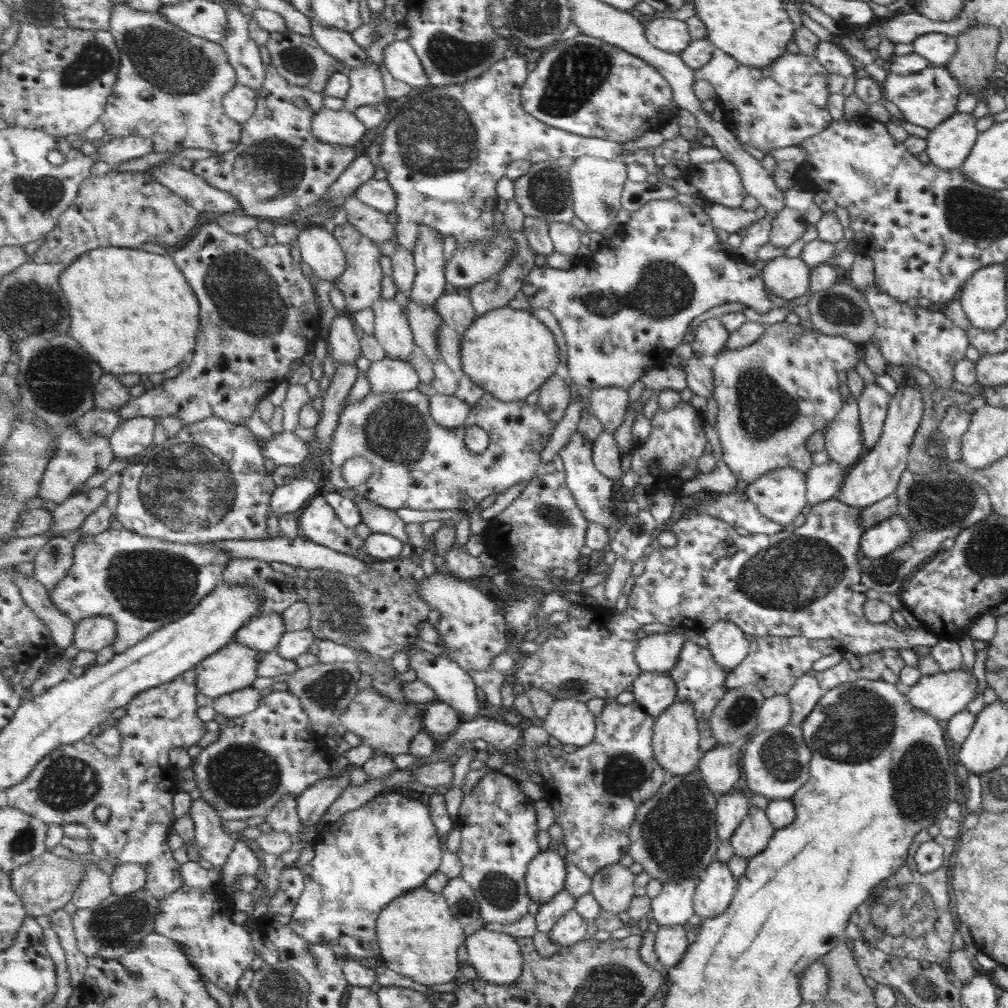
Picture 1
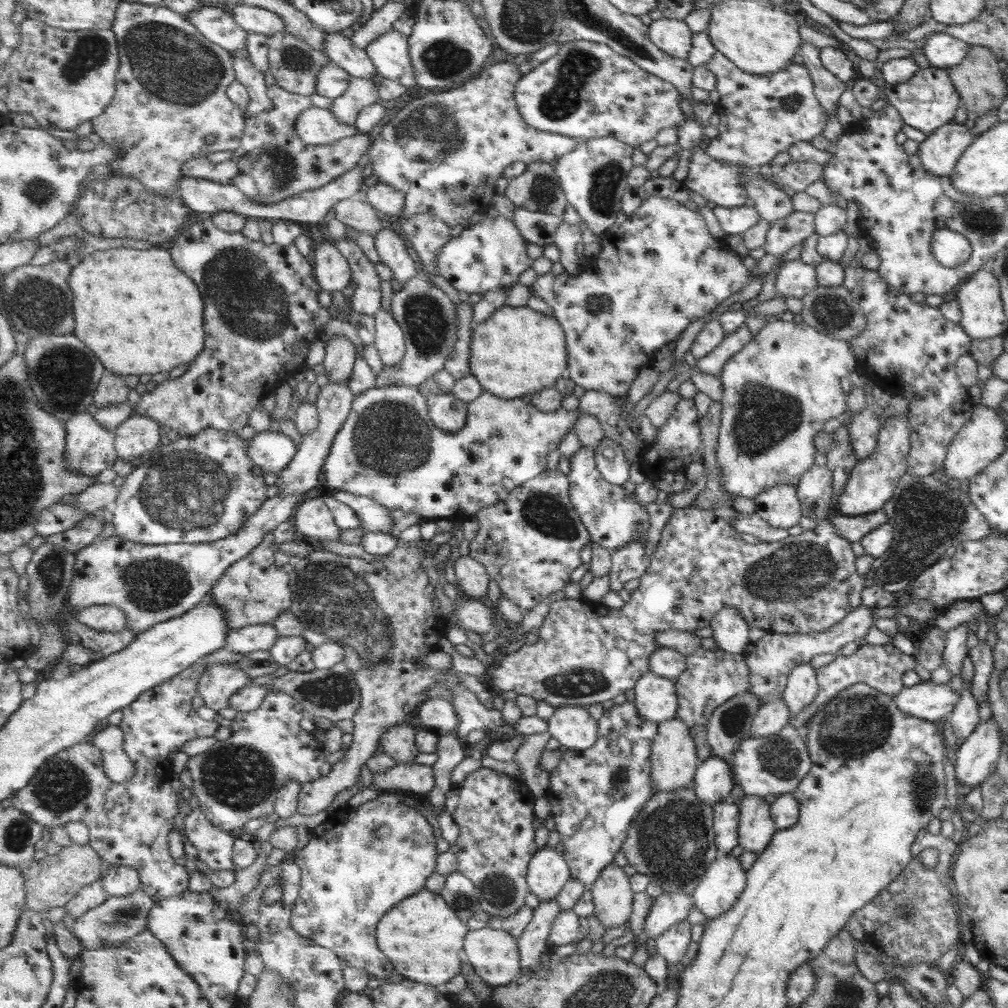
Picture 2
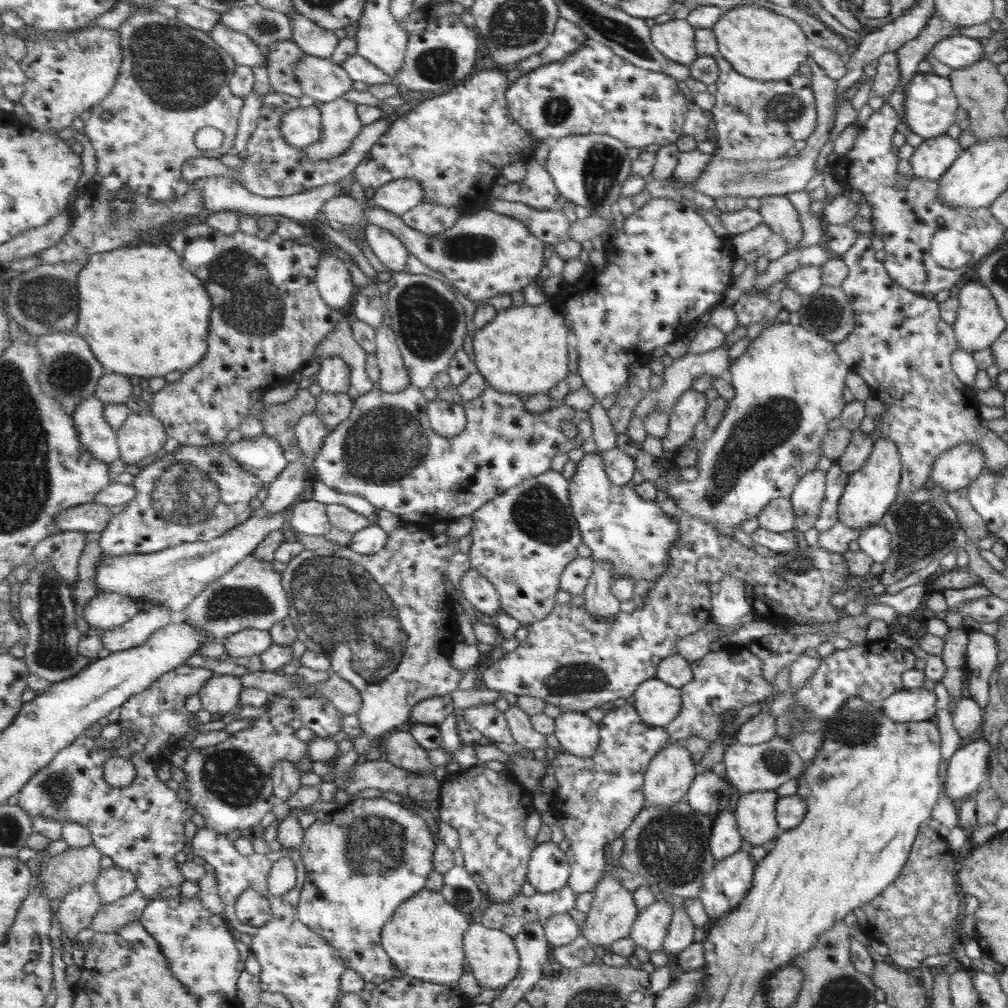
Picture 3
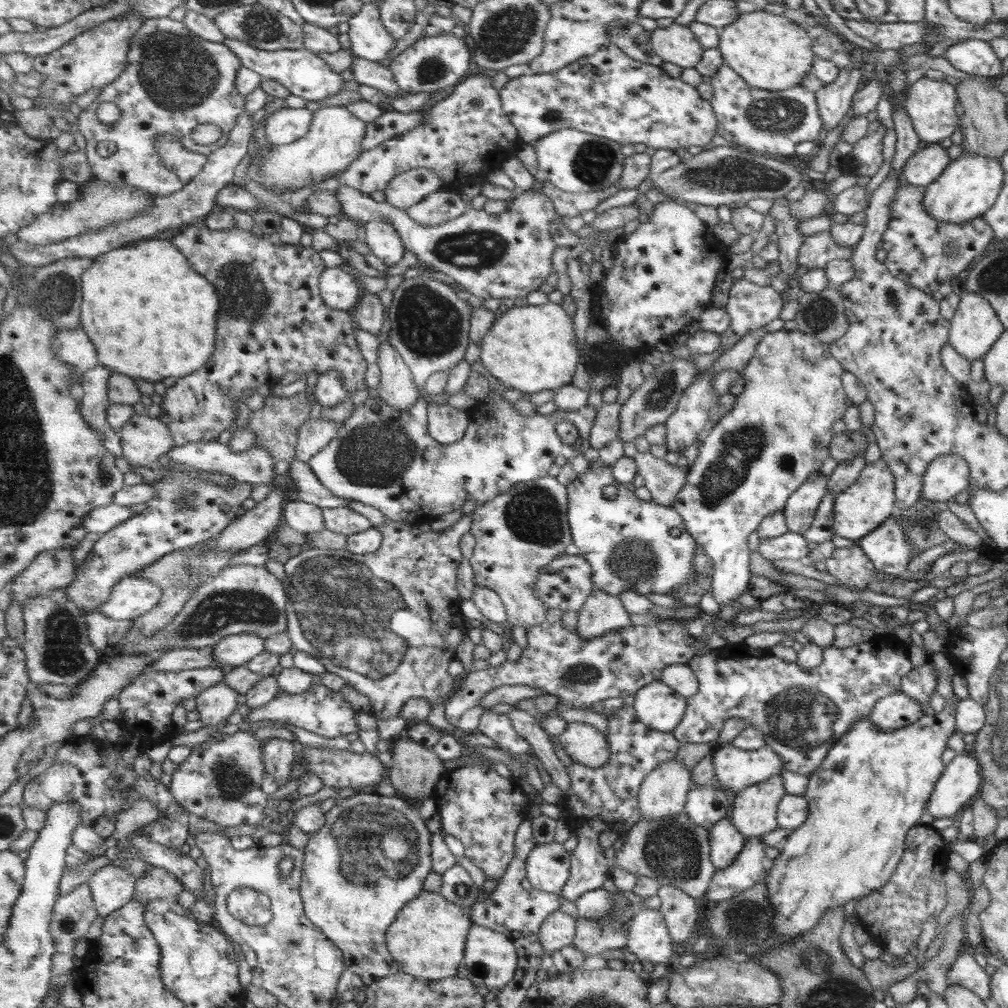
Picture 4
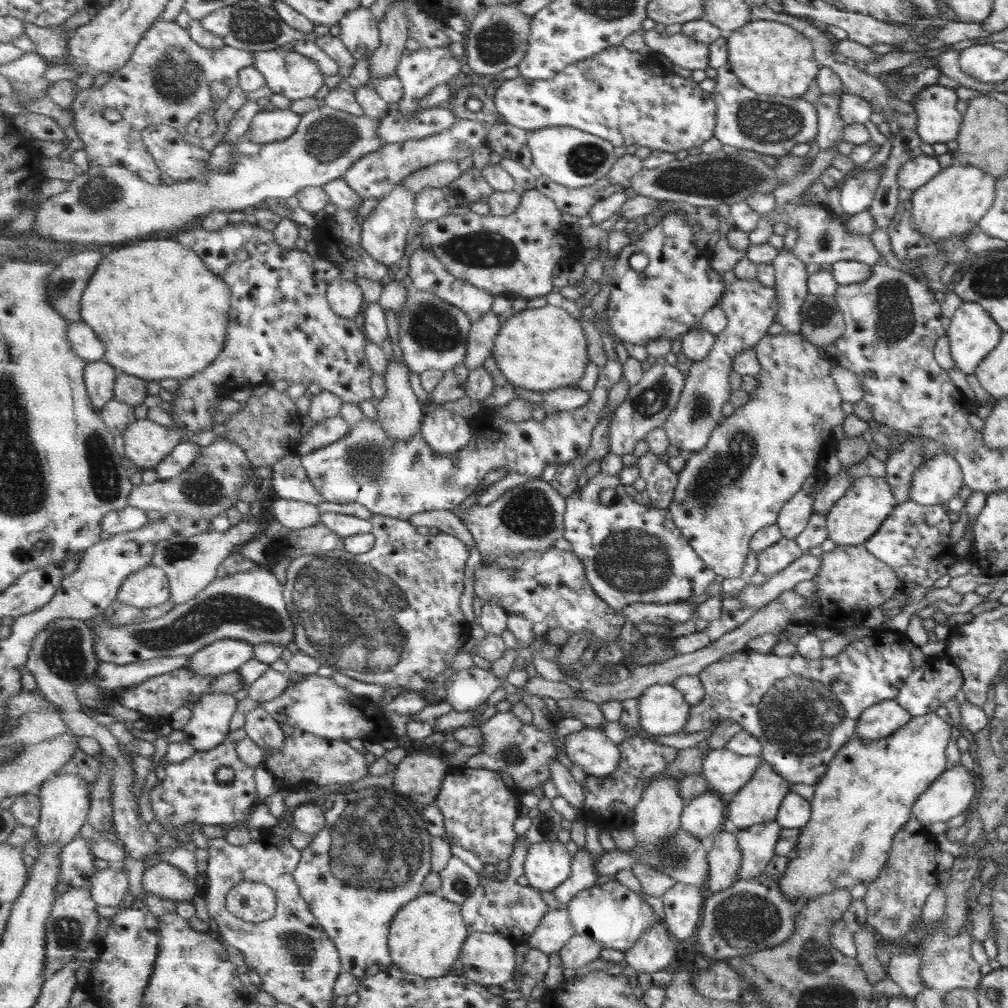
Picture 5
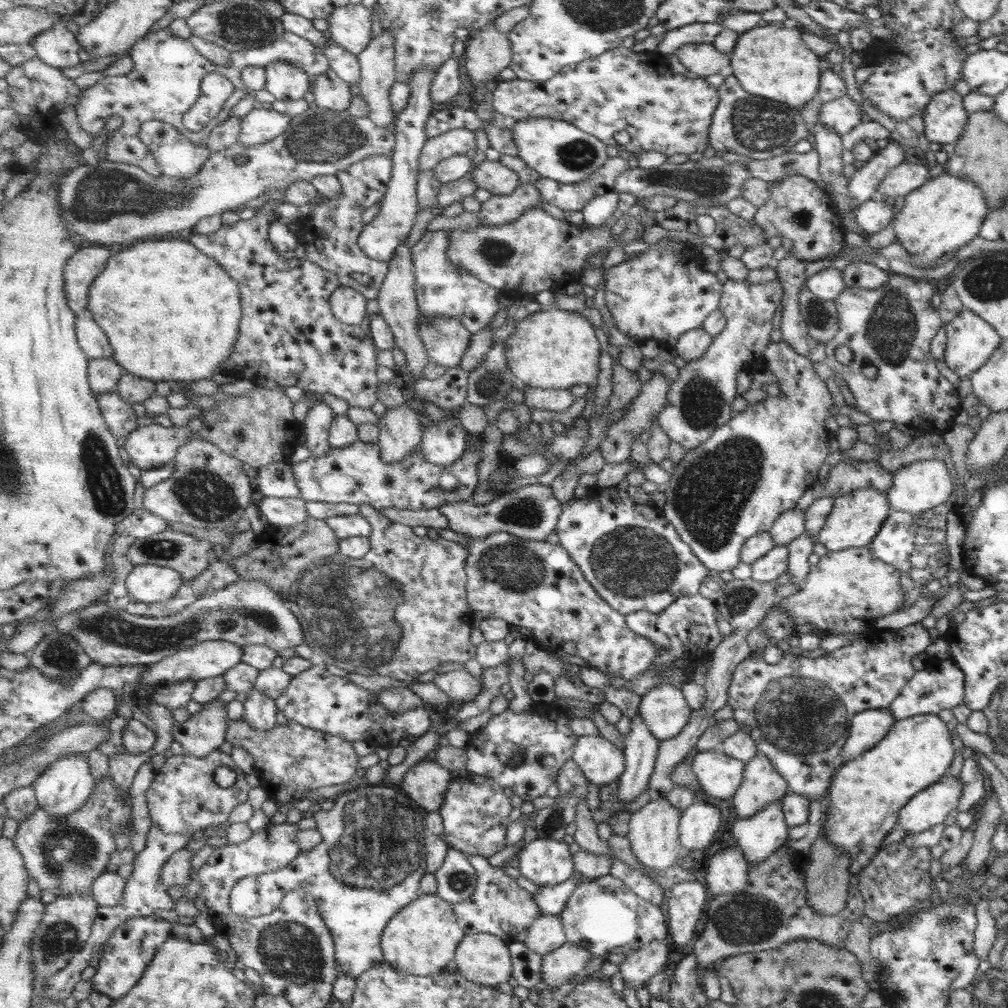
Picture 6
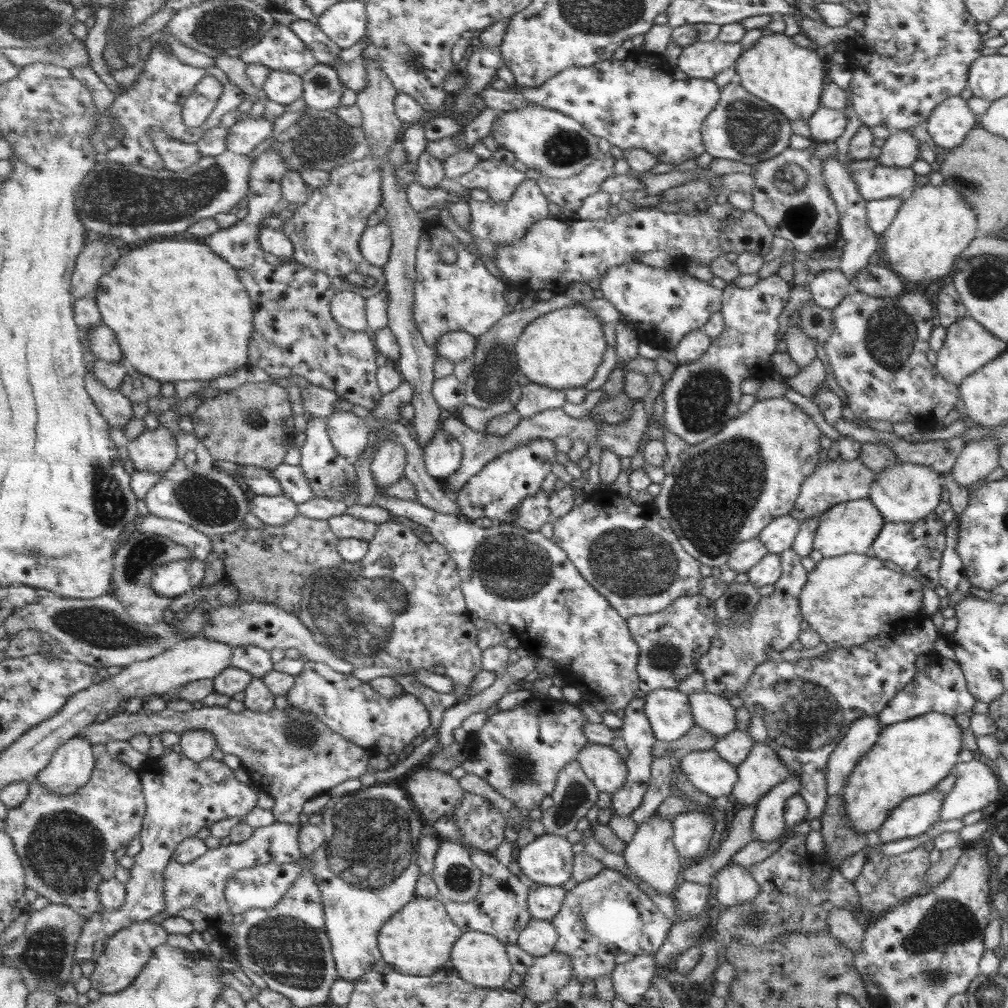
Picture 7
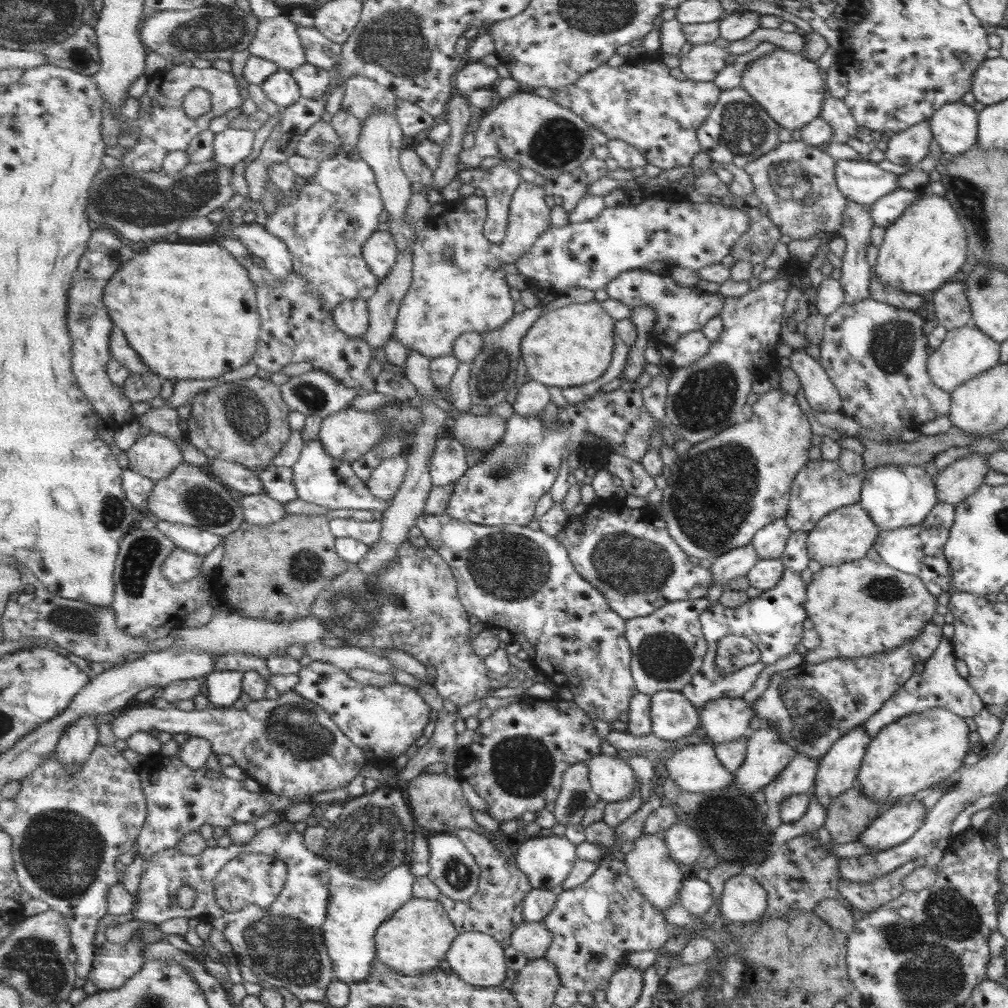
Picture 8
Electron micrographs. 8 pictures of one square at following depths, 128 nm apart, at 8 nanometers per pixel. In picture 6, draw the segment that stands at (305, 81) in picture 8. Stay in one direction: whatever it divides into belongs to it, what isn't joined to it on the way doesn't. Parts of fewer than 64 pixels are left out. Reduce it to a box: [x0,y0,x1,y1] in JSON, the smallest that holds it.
[312,67,353,111]

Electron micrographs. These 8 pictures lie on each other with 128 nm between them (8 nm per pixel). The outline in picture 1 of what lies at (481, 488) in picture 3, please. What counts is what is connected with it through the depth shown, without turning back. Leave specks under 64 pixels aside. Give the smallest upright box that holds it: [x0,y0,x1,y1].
[328,389,556,512]

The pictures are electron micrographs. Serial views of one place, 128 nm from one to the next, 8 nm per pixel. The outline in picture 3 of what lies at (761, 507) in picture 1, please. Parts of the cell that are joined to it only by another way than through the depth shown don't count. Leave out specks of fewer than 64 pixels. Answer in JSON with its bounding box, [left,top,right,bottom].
[757,499,793,534]

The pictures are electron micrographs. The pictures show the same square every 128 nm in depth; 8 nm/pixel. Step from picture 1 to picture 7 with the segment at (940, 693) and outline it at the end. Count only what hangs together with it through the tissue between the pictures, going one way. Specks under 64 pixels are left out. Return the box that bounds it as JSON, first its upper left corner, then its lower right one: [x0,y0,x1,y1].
[825,716,881,796]

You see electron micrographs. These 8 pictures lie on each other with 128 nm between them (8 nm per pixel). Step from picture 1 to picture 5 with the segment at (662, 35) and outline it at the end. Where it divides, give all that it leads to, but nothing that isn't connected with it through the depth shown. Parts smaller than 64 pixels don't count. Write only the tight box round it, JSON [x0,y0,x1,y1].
[643,30,710,71]

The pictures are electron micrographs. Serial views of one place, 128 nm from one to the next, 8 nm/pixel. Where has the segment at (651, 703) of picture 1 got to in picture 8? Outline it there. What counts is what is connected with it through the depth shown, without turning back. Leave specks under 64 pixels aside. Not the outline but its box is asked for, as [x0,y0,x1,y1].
[651,691,699,740]

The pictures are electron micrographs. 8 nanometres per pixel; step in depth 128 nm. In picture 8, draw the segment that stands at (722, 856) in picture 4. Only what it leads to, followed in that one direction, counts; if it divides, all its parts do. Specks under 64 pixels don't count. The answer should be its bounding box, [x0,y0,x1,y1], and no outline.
[717,874,766,924]

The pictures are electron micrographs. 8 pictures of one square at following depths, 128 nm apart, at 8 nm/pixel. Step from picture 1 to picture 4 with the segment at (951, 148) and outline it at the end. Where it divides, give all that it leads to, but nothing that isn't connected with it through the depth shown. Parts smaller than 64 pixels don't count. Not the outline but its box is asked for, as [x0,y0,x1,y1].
[901,143,949,187]

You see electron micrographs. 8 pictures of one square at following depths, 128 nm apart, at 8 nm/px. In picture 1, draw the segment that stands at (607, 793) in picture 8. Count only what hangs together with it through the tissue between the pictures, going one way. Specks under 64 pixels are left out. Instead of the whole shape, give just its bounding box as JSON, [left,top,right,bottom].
[543,698,597,748]

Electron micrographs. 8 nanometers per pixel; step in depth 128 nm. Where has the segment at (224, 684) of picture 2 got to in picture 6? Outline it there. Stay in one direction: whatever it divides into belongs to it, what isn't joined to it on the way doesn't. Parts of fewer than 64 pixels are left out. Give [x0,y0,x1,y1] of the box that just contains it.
[173,700,227,758]

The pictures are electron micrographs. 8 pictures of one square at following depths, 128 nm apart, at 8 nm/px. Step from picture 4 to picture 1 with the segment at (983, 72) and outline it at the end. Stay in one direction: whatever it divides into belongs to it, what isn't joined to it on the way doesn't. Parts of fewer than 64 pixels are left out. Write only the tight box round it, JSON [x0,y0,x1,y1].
[912,33,957,67]

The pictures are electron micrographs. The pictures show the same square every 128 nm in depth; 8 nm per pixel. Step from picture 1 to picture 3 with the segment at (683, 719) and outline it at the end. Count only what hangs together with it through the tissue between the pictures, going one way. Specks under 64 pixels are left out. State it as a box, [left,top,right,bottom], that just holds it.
[644,740,697,808]

